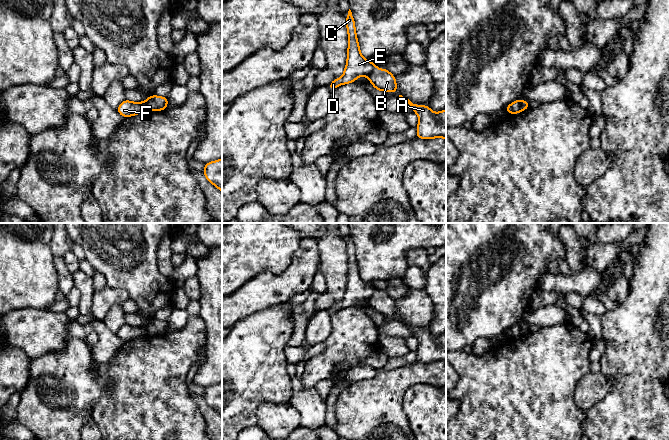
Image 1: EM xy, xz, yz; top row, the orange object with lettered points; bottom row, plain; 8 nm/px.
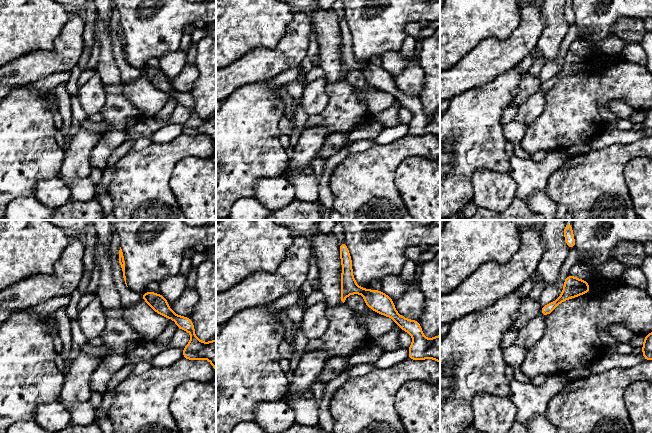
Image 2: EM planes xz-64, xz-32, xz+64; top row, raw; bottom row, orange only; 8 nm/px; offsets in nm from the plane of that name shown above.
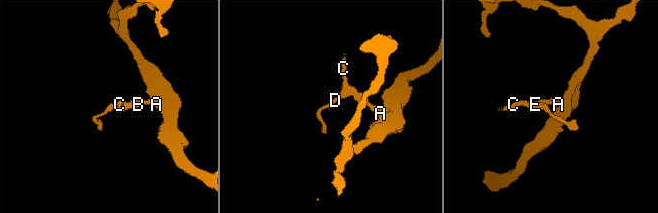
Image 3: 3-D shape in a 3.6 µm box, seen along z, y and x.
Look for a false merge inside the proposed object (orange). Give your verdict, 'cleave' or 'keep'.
cleave

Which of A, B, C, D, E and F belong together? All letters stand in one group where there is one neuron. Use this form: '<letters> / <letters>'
A B / C D E F

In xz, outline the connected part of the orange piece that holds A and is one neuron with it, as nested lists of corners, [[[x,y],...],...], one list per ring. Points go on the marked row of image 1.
[[[399,95],[399,97],[406,101],[419,117],[419,124],[416,127],[417,138],[433,139],[441,137],[446,140],[446,109],[434,113],[429,106],[414,105],[409,99],[402,95]]]

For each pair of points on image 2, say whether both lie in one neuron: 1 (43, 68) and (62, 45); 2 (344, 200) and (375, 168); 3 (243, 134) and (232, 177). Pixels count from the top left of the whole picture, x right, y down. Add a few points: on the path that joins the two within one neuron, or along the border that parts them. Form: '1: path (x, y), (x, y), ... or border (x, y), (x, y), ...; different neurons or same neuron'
1: path (49, 62), (60, 51); same neuron
2: path (352, 192), (368, 176); same neuron
3: path (238, 145), (234, 152), (234, 166); same neuron

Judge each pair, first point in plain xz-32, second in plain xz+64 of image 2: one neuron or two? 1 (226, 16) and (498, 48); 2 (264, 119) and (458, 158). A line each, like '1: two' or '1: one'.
1: two
2: one

